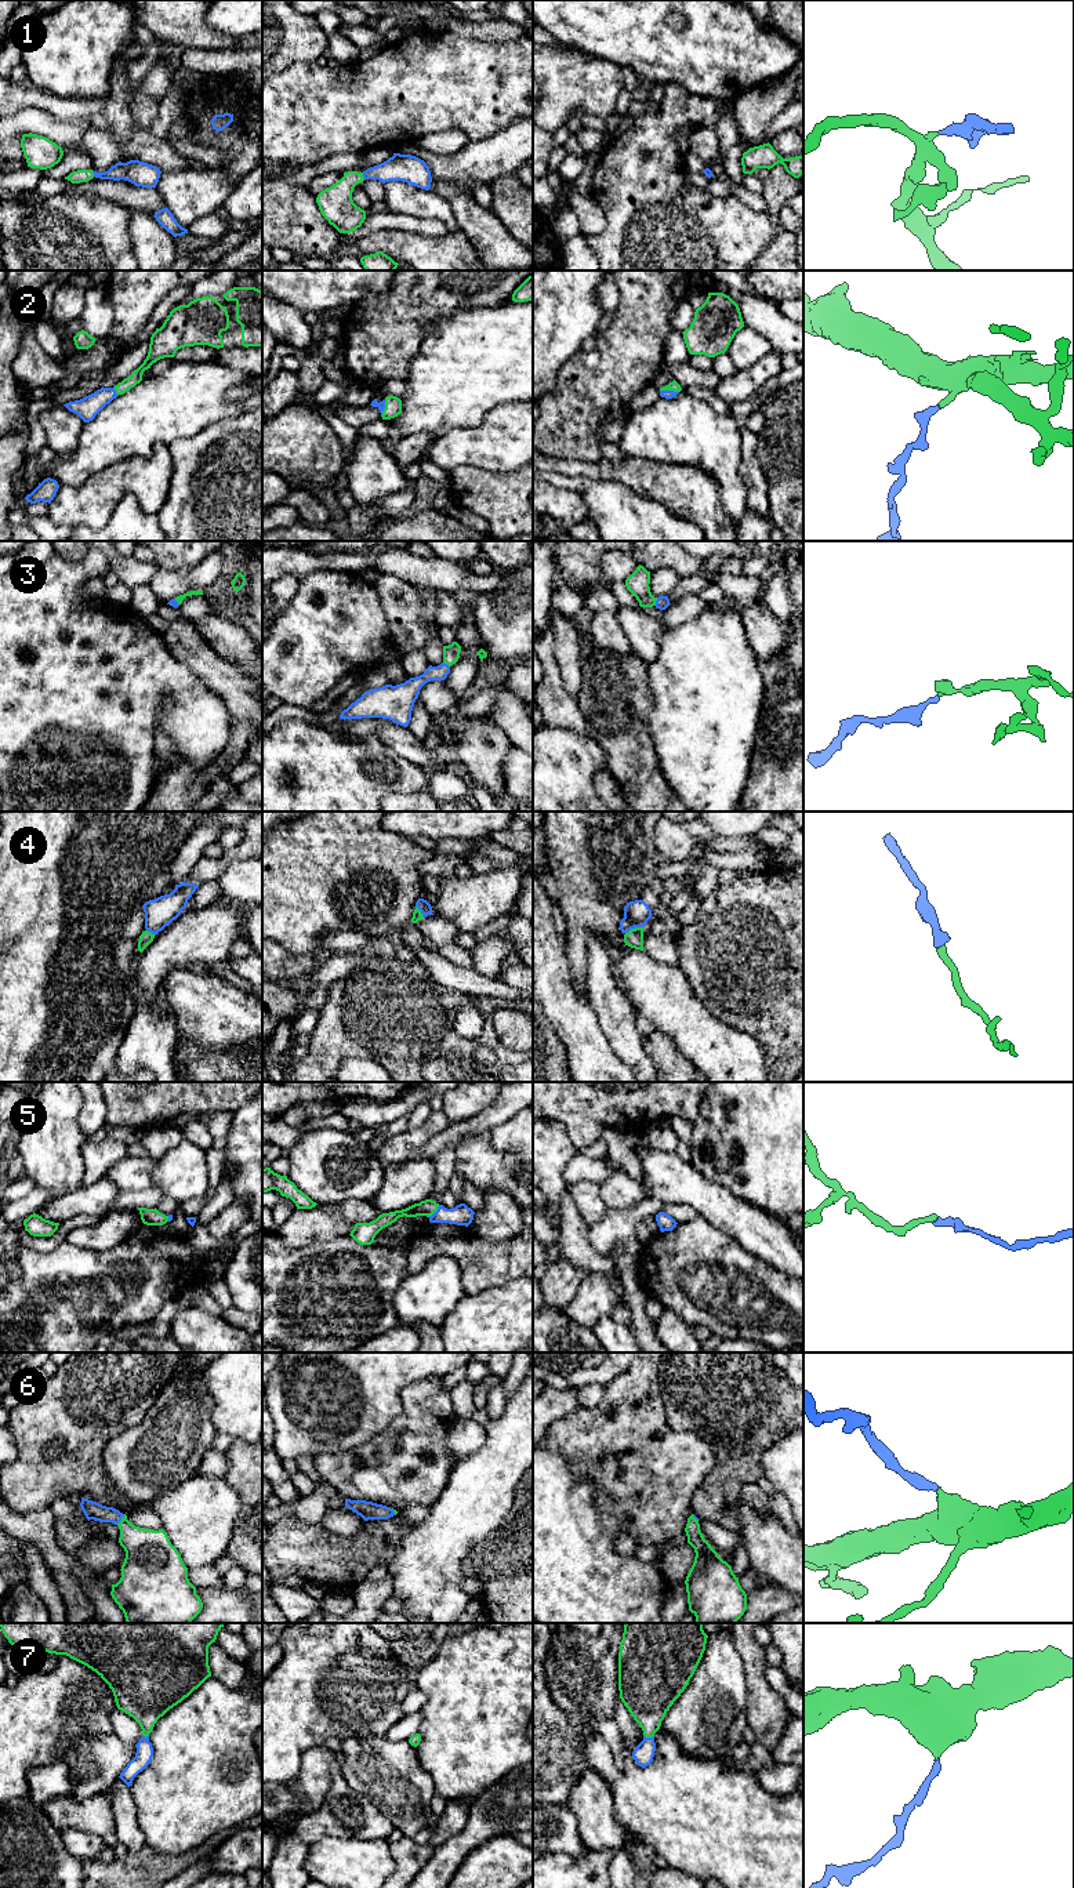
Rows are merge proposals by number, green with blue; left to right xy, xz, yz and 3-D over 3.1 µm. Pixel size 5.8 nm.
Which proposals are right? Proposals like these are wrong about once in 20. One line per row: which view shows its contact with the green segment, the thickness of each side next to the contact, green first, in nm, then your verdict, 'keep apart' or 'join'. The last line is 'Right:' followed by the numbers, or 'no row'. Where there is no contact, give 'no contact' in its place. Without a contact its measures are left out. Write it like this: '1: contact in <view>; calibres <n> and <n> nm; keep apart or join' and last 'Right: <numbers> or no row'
1: contact in xz; calibres 200 and 160 nm; join
2: contact in yz; calibres 60 and 50 nm; join
3: contact in yz; calibres 130 and 80 nm; join
4: contact in yz; calibres 110 and 150 nm; join
5: contact in xz; calibres 100 and 120 nm; join
6: contact in xy; calibres 280 and 110 nm; join
7: contact in yz; calibres 300 and 120 nm; join
Right: 1, 2, 3, 4, 5, 6, 7

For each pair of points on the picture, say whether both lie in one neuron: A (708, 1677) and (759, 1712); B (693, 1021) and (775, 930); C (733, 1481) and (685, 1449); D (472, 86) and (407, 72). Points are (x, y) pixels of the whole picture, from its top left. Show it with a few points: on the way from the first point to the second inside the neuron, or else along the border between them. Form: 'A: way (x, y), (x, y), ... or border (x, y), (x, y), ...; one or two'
A: border (744, 1670), (747, 1681), (746, 1723), (748, 1725); two
B: border (686, 980), (696, 998), (715, 1017), (730, 1027); two
C: border (701, 1437), (711, 1447), (715, 1463), (695, 1495); two
D: way (456, 82), (424, 82); one

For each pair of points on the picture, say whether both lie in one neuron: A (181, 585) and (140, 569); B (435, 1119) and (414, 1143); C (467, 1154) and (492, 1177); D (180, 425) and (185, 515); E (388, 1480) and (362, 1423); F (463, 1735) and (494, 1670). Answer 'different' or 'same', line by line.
A: different
B: same
C: same
D: different
E: different
F: same

